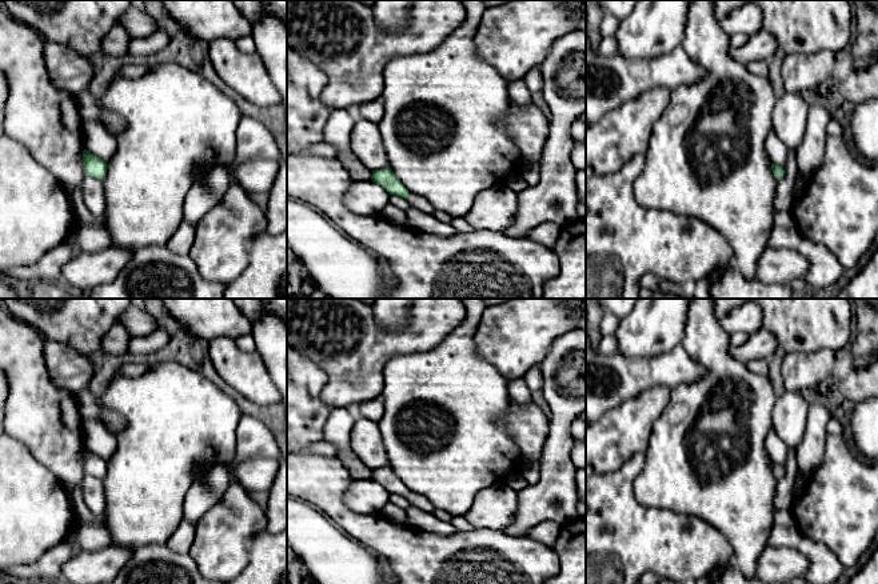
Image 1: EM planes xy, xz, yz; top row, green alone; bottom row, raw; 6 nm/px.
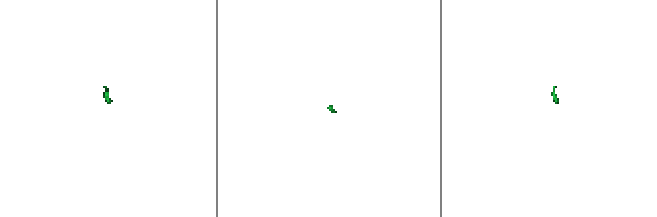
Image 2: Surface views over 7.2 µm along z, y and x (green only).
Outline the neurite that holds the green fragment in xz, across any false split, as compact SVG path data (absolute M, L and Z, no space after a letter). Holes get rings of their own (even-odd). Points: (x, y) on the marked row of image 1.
M388 165L382 169L372 171L371 180L382 185L390 195L404 197L411 207L428 215L438 215L435 208L424 197L410 192Z

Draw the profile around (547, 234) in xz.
M543 223L531 229L528 237L536 243L544 244L550 248L555 245L562 232L562 227L556 223Z

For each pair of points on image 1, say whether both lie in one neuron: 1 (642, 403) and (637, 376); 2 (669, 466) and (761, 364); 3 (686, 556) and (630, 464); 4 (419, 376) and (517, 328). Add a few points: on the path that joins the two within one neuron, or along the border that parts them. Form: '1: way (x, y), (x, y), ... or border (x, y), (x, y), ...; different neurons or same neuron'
1: border (670, 388), (649, 387), (613, 410); different neurons
2: border (746, 364), (751, 371), (766, 376); different neurons
3: way (662, 538), (626, 502), (626, 488); same neuron
4: border (479, 318), (475, 331), (475, 350), (498, 371); different neurons

